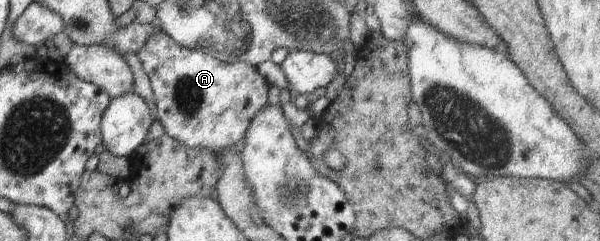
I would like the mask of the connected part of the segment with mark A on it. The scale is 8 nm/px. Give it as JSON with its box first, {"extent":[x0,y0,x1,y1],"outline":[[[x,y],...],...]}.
{"extent":[137,30,271,153],"outline":[[[163,30],[153,32],[137,54],[156,99],[157,121],[163,124],[173,139],[187,147],[203,148],[213,153],[231,146],[240,147],[251,119],[268,104],[267,93],[271,85],[256,67],[247,65],[246,62],[228,64],[203,52],[183,47]]]}

